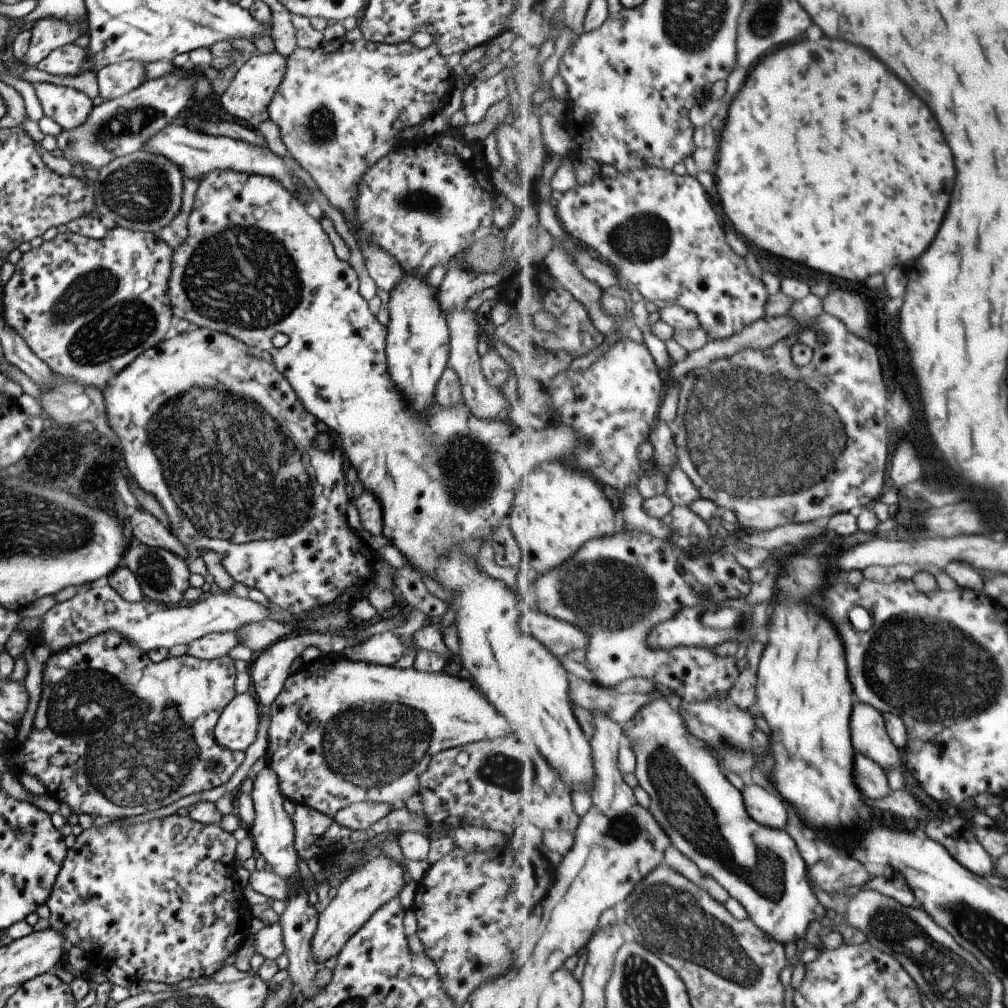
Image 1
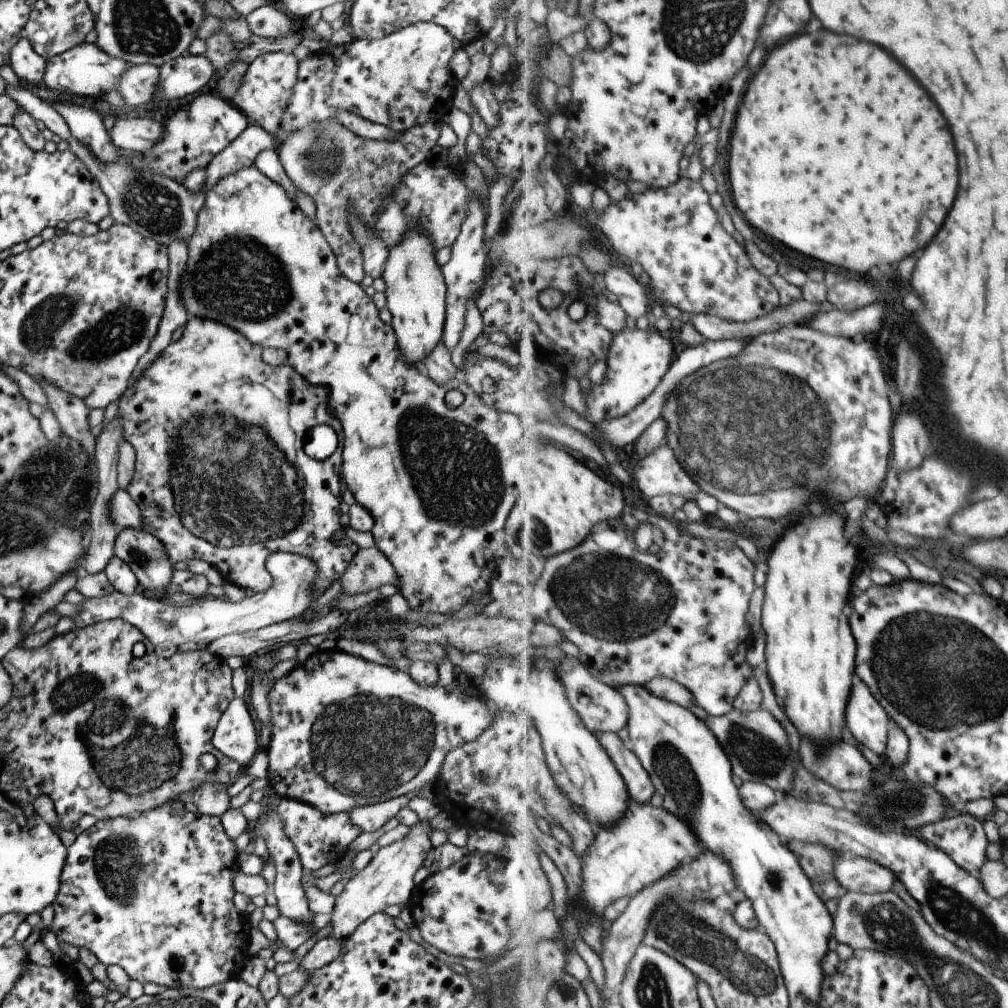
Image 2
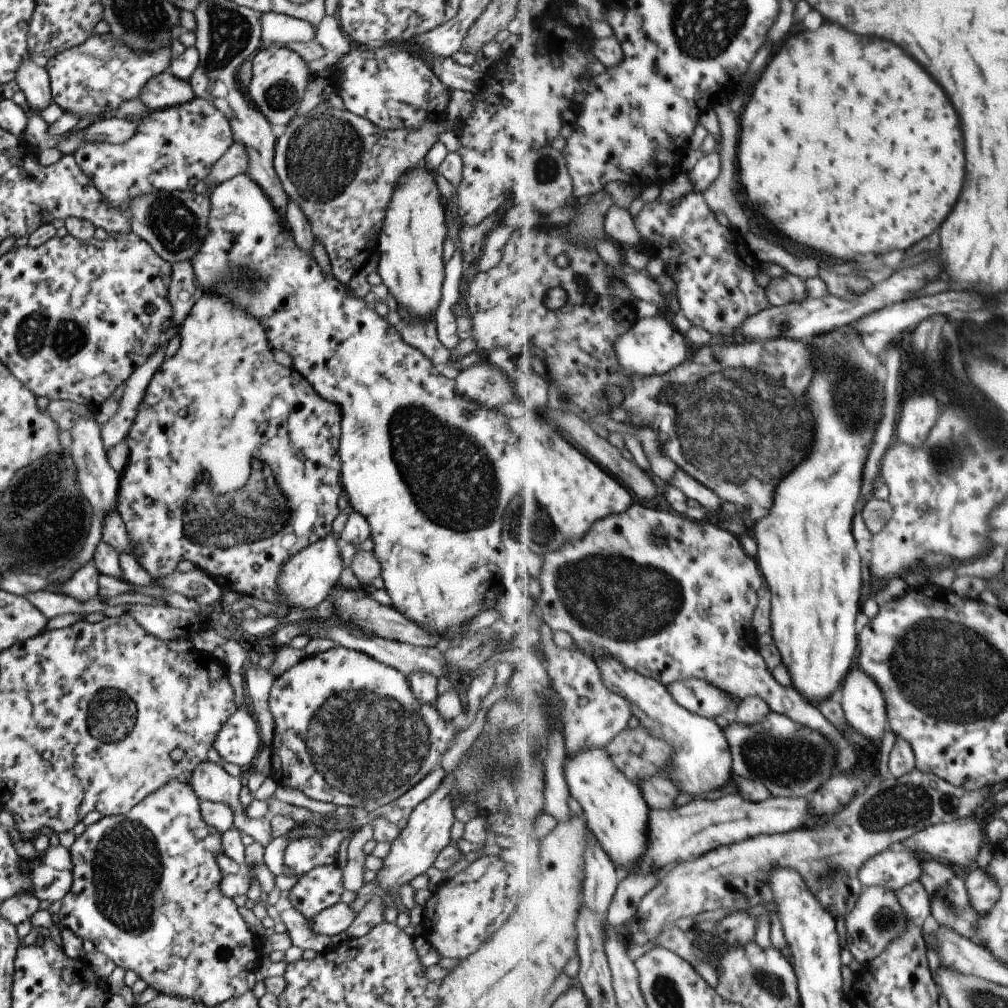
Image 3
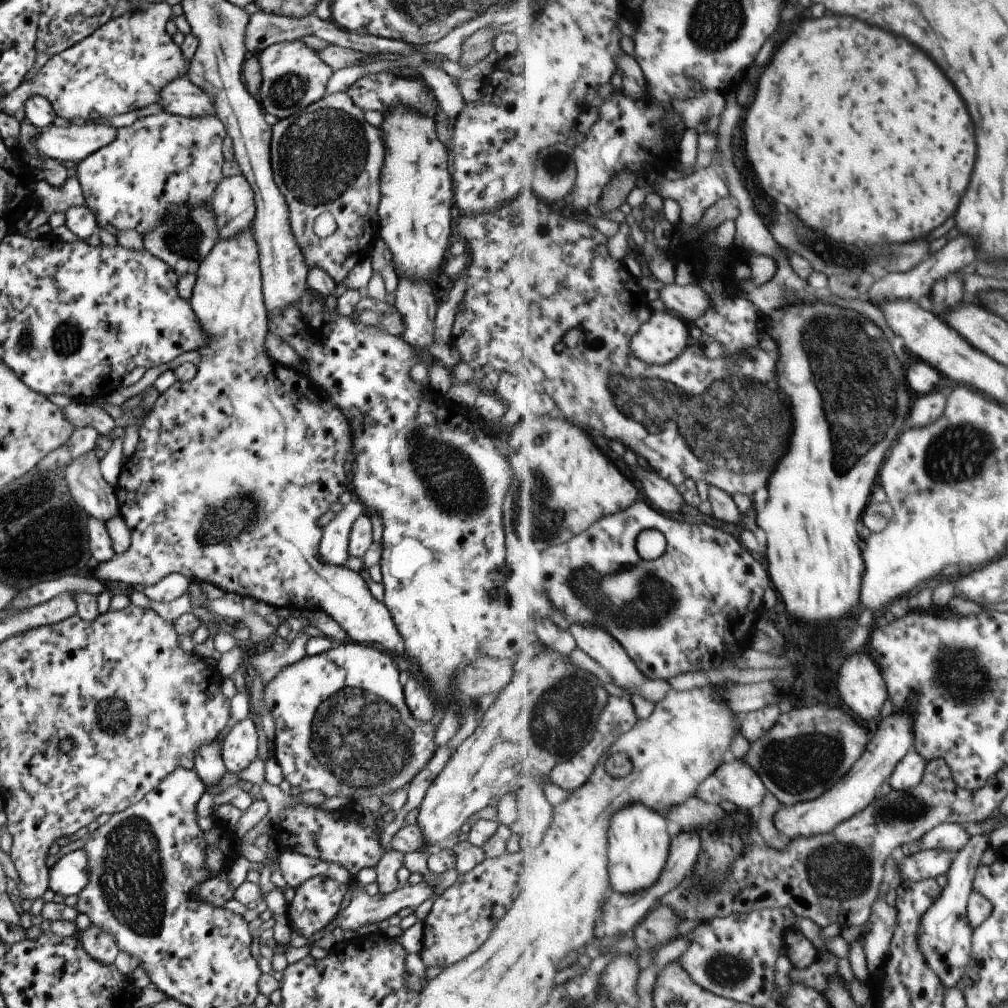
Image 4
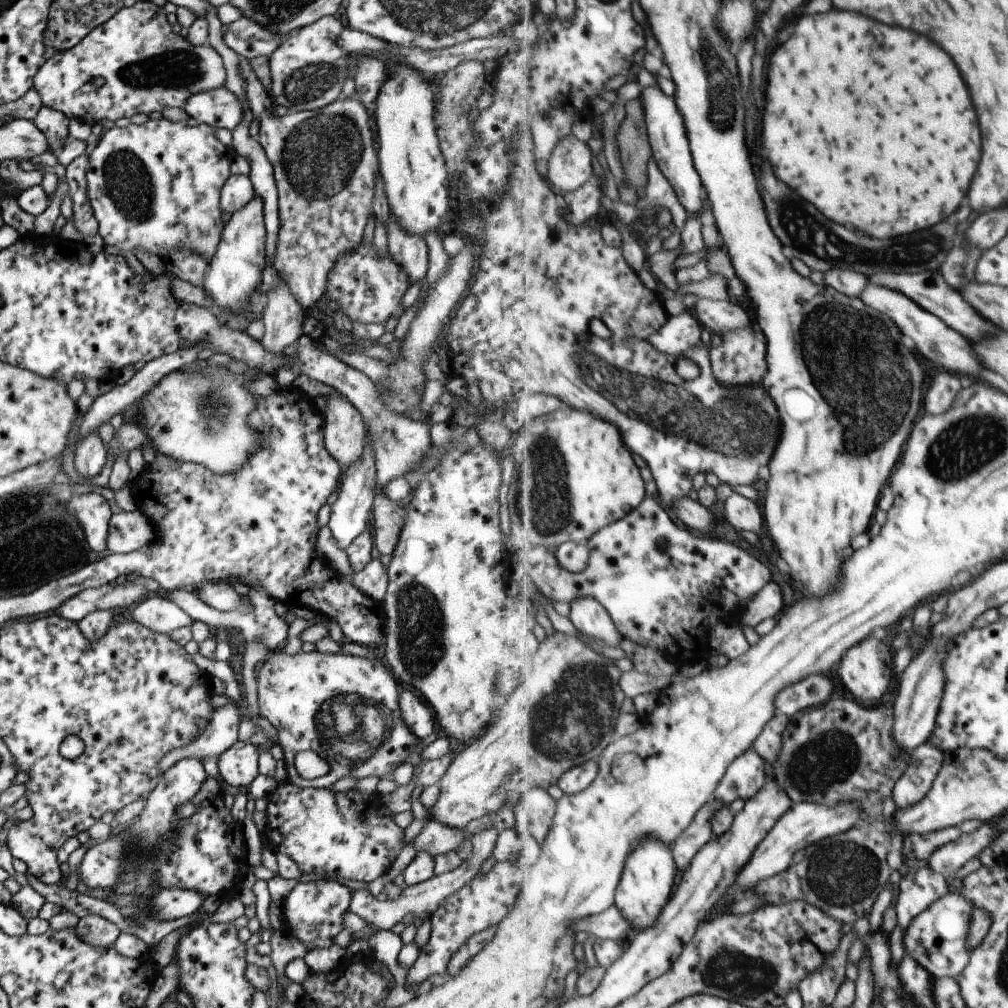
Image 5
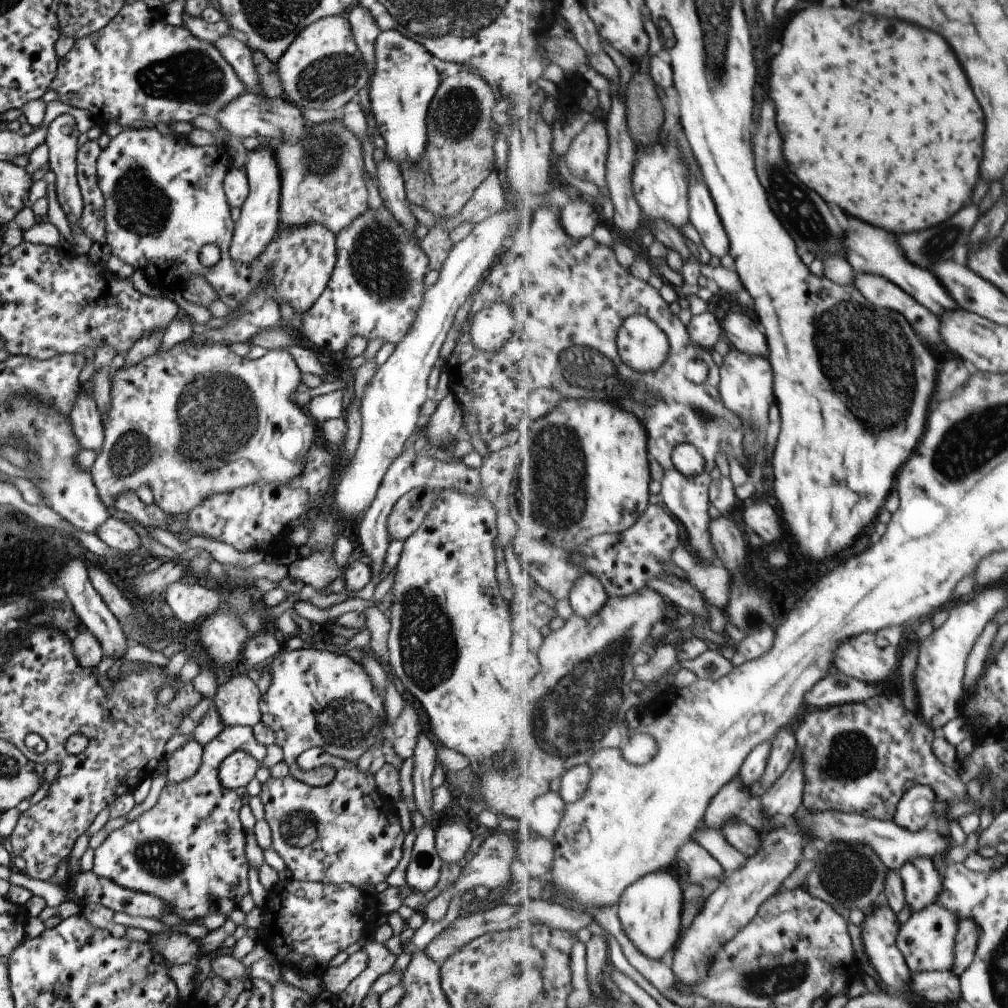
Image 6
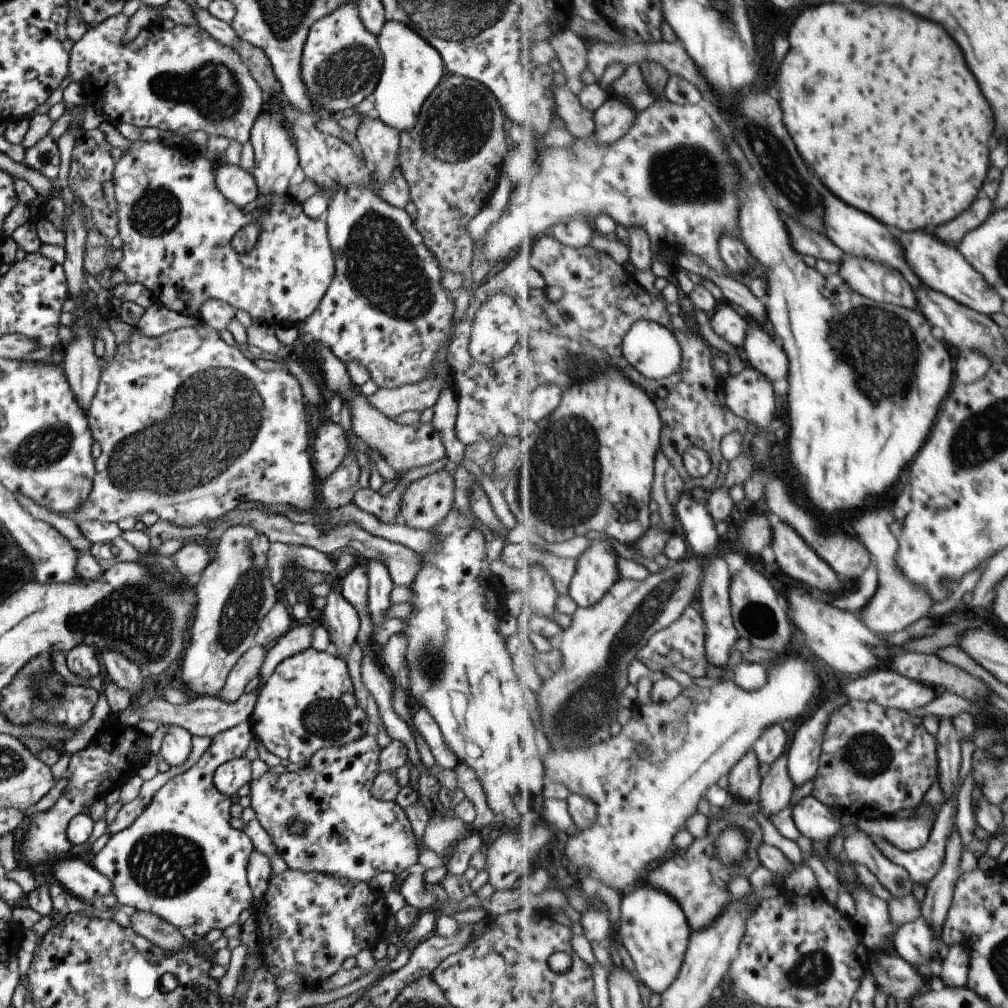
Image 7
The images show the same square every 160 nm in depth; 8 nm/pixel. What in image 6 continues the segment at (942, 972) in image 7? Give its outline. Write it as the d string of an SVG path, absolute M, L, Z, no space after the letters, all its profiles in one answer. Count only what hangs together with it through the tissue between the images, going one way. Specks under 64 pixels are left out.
M961 919L955 947L955 962L951 972L961 976L973 964L980 944L980 926L973 919Z

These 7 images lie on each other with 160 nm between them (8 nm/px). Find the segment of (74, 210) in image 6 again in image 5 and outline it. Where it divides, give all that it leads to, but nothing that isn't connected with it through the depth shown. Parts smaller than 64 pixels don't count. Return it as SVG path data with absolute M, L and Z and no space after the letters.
M41 106L32 121L46 138L48 152L54 156L71 140L67 135L69 119L62 112Z

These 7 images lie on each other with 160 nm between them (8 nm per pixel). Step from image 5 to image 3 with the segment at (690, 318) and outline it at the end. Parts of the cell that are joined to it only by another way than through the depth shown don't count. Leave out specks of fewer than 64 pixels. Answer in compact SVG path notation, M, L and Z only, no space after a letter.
M654 315L639 319L623 335L618 338L615 350L623 368L634 378L647 375L667 374L683 364L689 356L687 337L675 329L665 316Z

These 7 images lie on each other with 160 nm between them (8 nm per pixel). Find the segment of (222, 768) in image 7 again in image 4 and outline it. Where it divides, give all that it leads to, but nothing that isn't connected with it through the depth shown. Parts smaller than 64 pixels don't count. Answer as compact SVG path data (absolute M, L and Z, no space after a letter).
M251 717L236 722L222 739L220 753L226 772L237 774L258 756L258 733Z

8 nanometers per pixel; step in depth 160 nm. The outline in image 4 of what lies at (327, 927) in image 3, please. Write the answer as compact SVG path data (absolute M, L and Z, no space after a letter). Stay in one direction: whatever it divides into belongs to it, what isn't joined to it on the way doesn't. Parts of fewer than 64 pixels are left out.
M419 881L417 884L405 883L384 895L370 896L363 883L356 882L351 890L349 902L342 914L337 914L337 927L341 930L355 931L359 927L377 925L384 918L397 914L403 908L414 909L433 897L431 883Z

